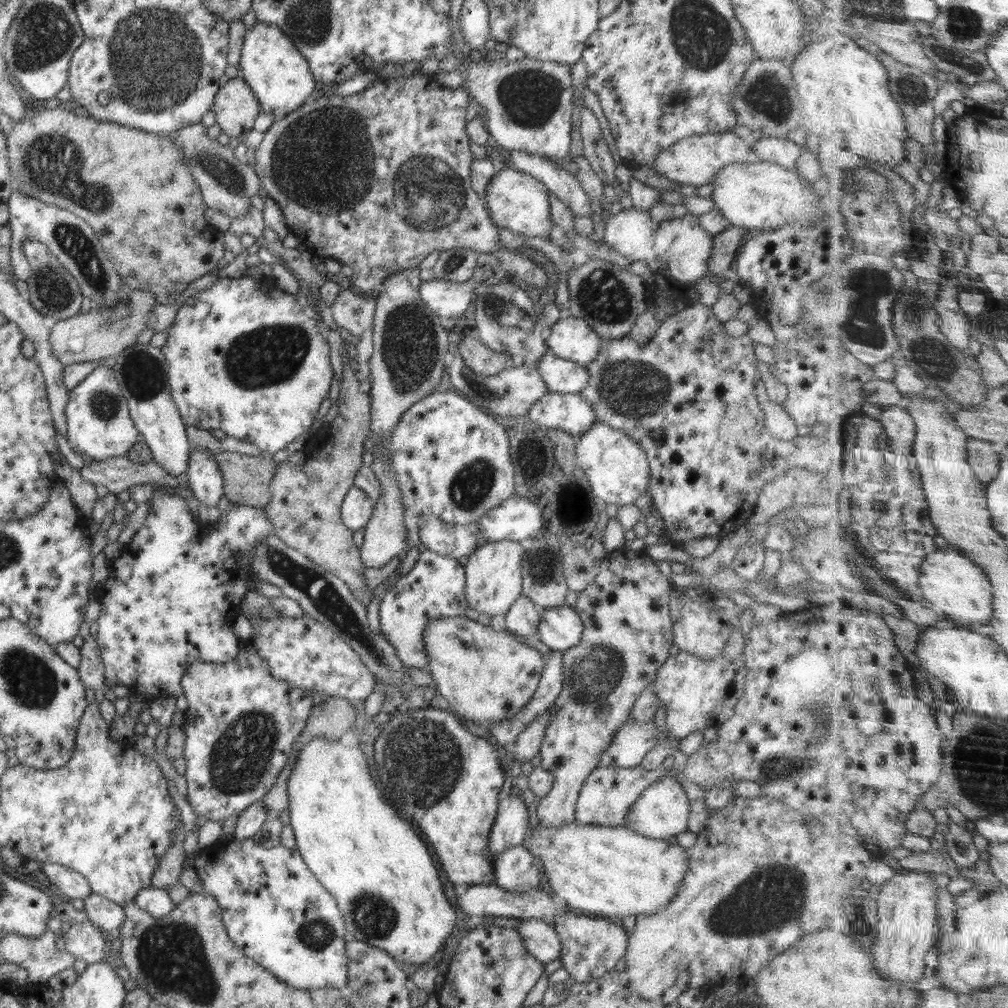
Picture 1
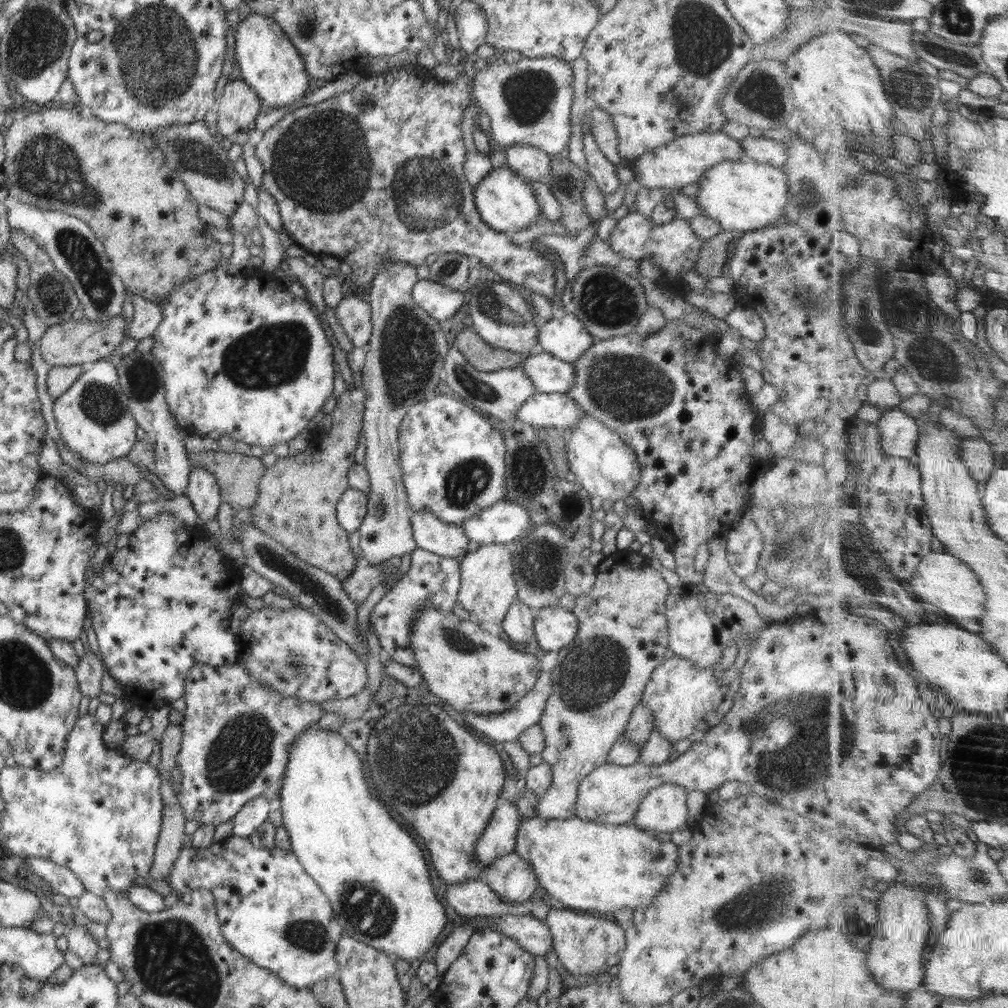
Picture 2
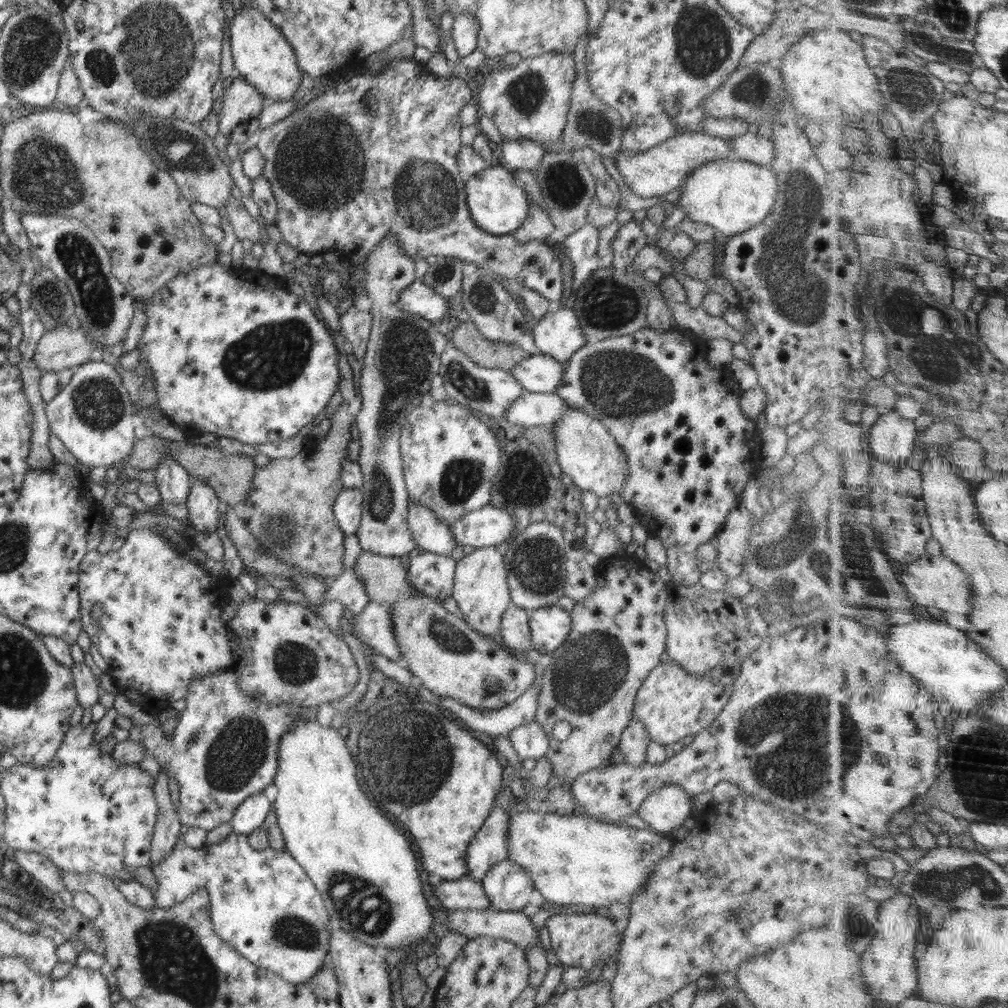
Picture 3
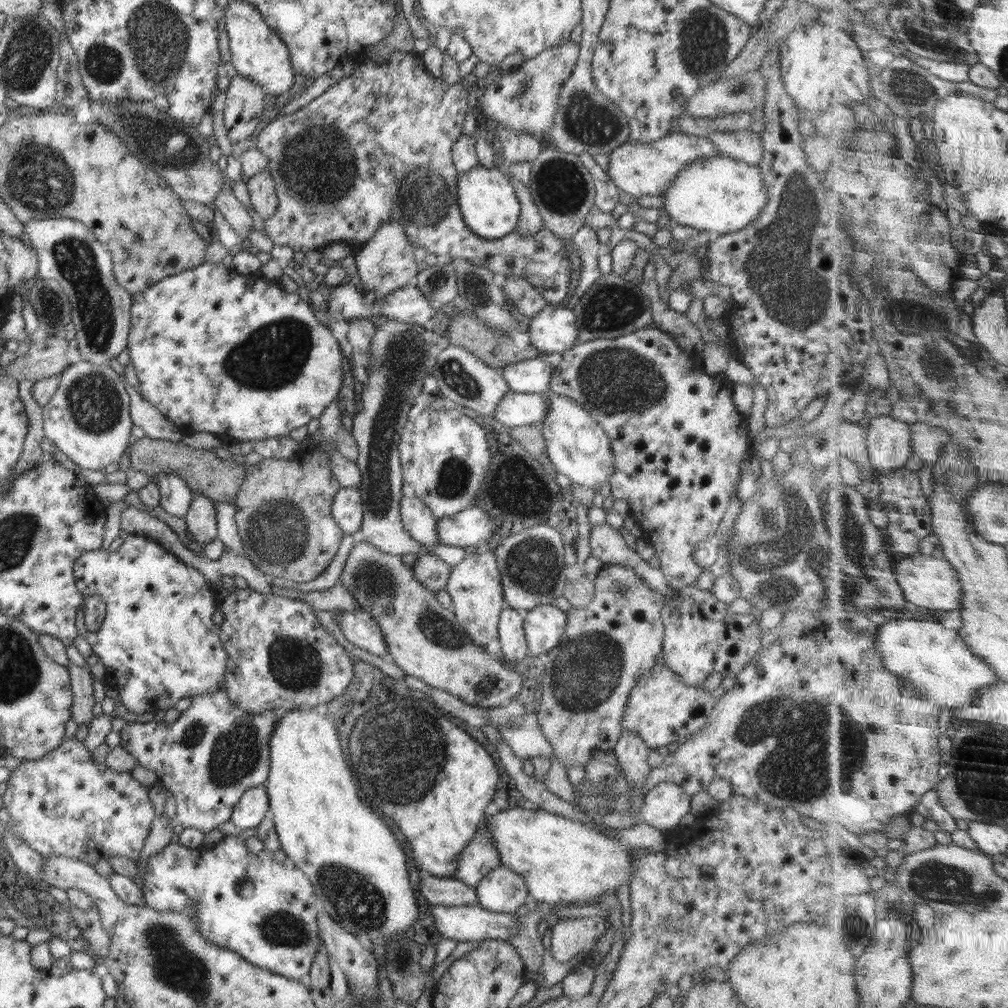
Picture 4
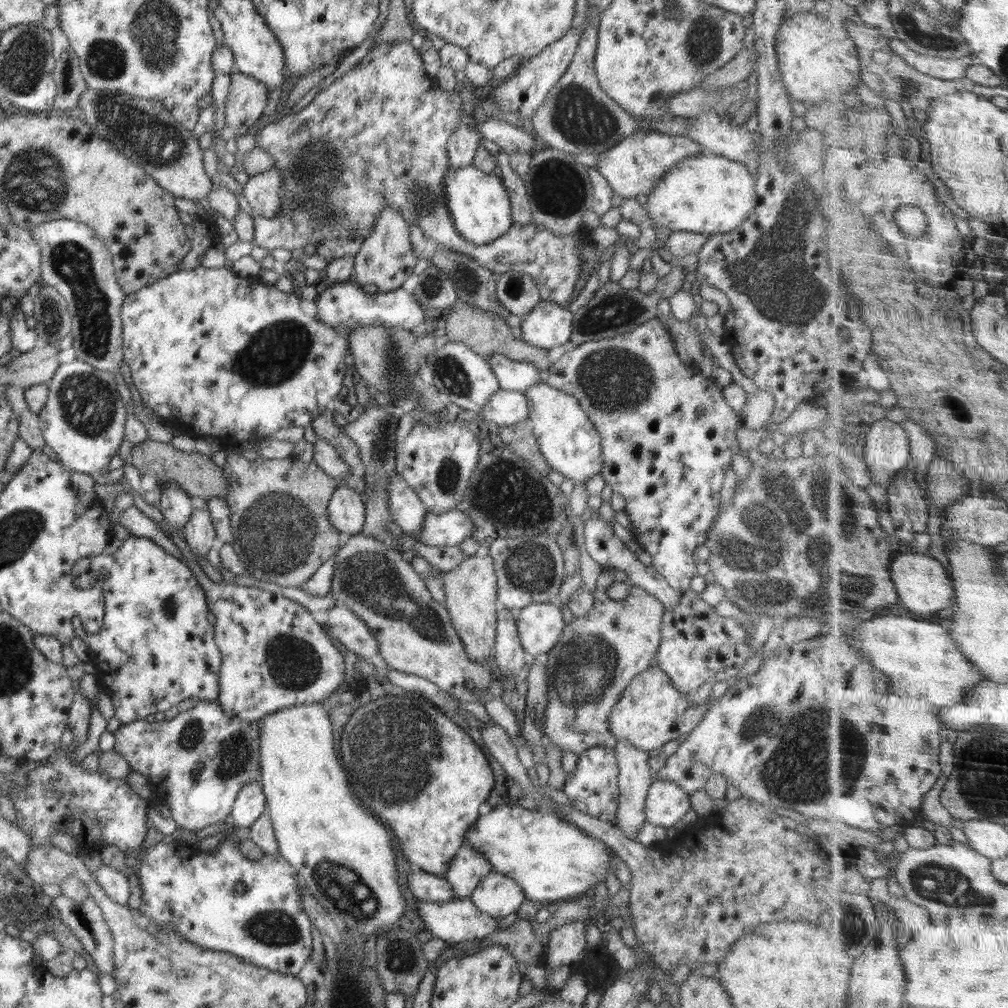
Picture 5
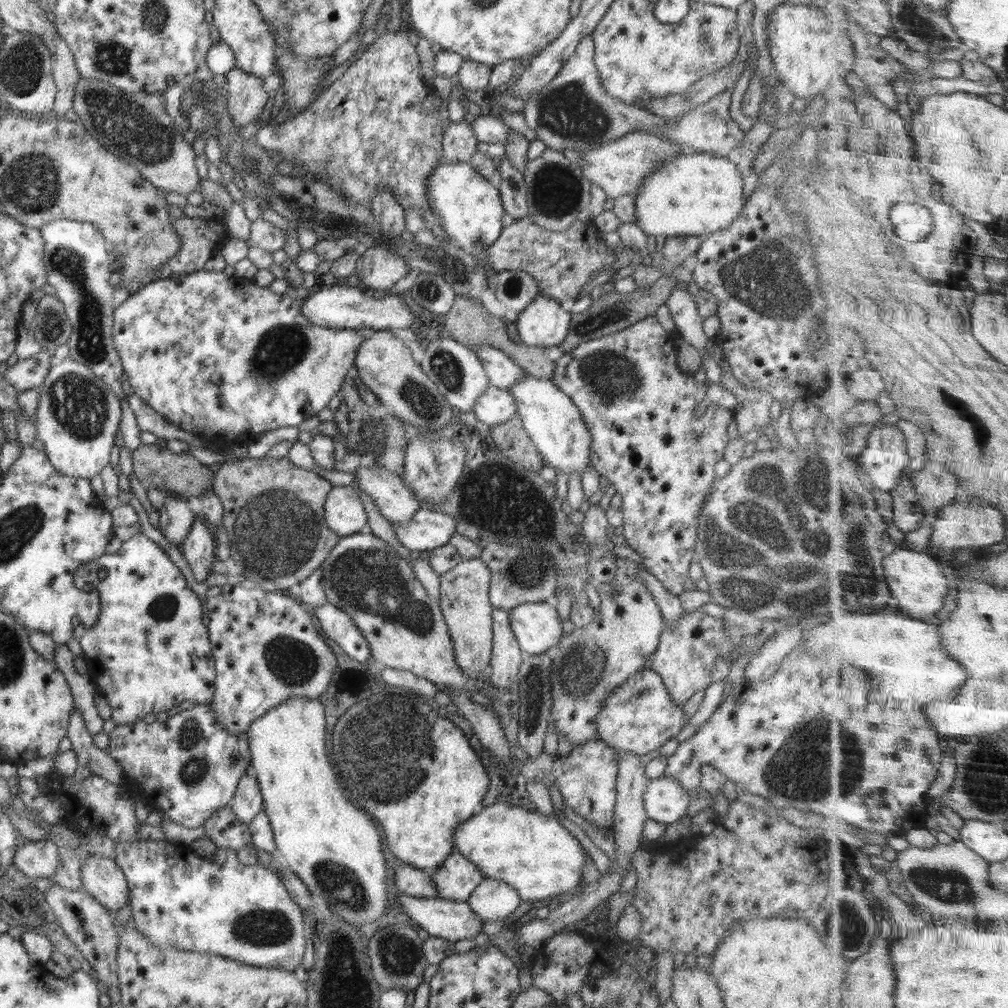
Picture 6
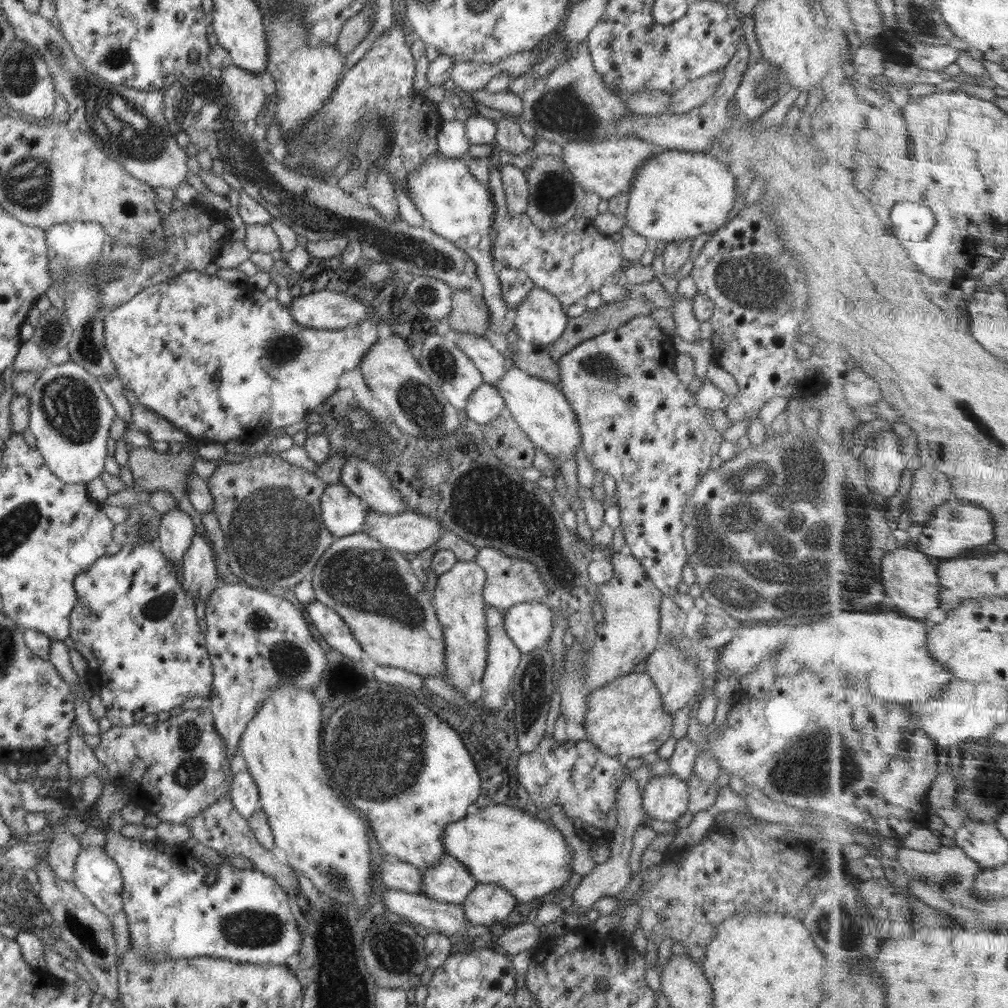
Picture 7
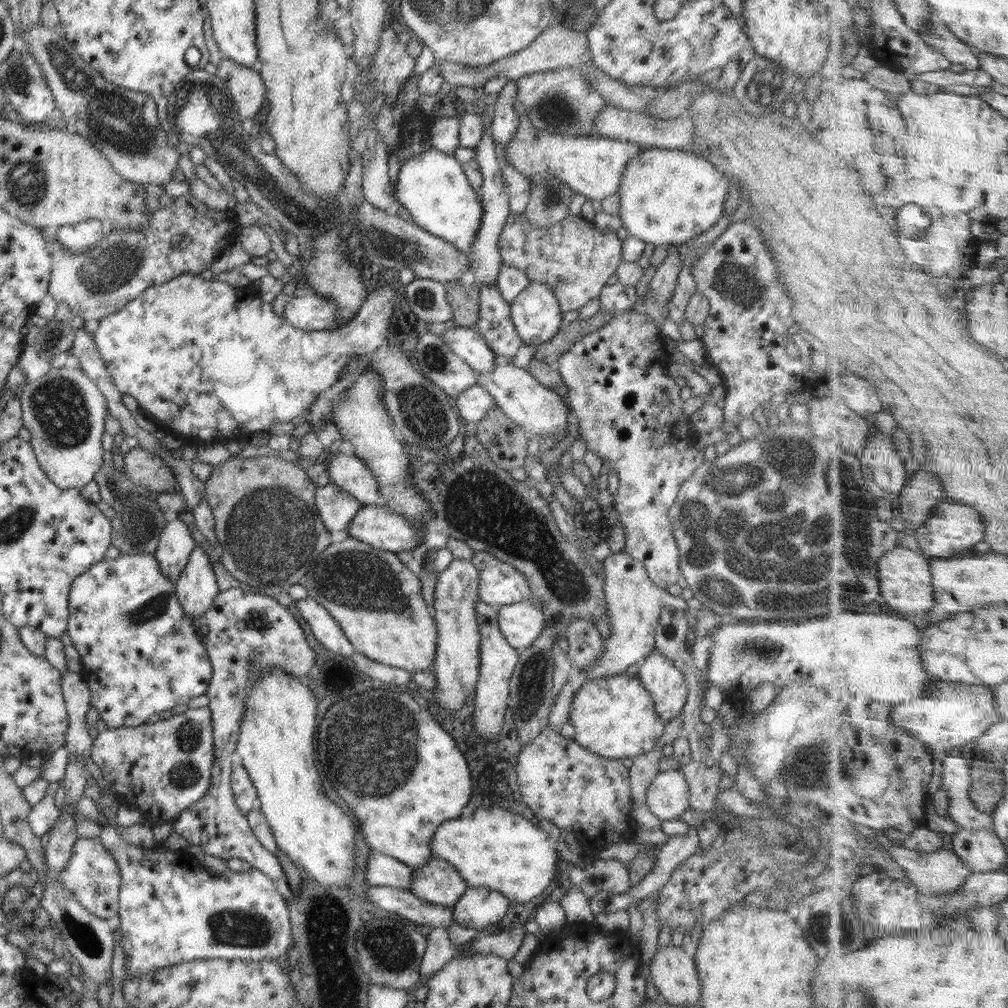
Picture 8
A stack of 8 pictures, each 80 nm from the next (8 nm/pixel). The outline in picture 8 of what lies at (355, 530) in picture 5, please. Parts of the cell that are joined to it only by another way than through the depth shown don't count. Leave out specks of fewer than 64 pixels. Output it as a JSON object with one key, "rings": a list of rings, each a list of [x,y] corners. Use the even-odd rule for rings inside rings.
{"rings":[[[334,483],[326,486],[317,487],[315,492],[315,505],[319,510],[319,515],[324,527],[330,532],[348,530],[352,524],[354,515],[362,506],[361,502],[342,490]]]}

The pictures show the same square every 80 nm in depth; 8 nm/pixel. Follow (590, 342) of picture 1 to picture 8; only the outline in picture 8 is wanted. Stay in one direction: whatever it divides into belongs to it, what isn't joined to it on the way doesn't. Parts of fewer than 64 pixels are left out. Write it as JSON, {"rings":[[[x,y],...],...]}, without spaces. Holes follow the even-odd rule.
{"rings":[[[530,281],[510,305],[518,336],[533,347],[554,337],[563,324],[559,302],[544,283]]]}

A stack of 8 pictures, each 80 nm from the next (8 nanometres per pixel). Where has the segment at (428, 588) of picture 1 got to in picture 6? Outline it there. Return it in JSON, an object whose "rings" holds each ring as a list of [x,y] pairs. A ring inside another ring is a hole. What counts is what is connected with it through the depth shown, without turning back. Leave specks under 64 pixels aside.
{"rings":[[[330,602],[311,608],[312,615],[318,618],[322,632],[336,642],[350,658],[361,663],[371,662],[370,645],[364,635],[341,608]]]}

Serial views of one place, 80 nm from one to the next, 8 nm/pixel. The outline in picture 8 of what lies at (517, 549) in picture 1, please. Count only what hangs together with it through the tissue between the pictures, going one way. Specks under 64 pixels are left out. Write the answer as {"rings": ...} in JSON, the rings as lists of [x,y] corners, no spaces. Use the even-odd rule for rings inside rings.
{"rings":[[[454,559],[443,571],[437,573],[437,583],[434,591],[434,620],[437,628],[436,656],[431,672],[435,678],[435,689],[432,690],[439,708],[465,712],[464,700],[475,690],[480,674],[480,631],[477,628],[476,603],[479,600],[478,581],[479,570],[469,559]]]}

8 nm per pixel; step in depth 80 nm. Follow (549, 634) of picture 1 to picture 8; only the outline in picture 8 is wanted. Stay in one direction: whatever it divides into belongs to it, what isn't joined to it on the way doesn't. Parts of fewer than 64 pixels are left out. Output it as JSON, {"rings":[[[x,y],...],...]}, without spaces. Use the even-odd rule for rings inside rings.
{"rings":[[[533,602],[499,606],[496,611],[500,632],[515,649],[528,648],[548,627],[544,615]]]}

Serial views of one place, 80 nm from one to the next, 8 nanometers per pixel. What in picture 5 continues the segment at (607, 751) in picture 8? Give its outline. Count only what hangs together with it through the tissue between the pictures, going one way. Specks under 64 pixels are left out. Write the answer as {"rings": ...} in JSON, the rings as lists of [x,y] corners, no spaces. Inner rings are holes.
{"rings":[[[650,667],[636,675],[623,690],[619,702],[608,715],[608,728],[617,741],[629,742],[640,750],[661,748],[666,742],[688,734],[701,722],[712,704],[708,698],[703,705],[692,705],[687,696],[671,683],[662,669]]]}

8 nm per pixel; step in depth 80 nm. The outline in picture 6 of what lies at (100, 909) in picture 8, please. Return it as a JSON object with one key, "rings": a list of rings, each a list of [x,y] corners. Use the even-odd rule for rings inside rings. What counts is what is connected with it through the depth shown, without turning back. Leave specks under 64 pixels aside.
{"rings":[[[90,854],[82,864],[80,877],[82,887],[108,909],[109,914],[118,912],[128,903],[128,883],[114,860]]]}

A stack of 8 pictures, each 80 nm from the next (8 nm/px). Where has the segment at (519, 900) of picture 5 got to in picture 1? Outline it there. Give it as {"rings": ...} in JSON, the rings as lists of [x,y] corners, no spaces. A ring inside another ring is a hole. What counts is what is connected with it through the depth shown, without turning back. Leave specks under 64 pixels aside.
{"rings":[[[523,843],[501,852],[493,860],[495,884],[504,891],[524,893],[539,886],[542,866]]]}

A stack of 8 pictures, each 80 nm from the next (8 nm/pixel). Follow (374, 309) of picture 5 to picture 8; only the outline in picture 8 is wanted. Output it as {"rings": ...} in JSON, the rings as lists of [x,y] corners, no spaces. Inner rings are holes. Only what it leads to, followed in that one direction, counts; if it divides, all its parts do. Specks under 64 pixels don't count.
{"rings":[[[312,292],[310,295],[289,298],[283,317],[292,326],[304,331],[325,330],[340,325],[335,302]]]}

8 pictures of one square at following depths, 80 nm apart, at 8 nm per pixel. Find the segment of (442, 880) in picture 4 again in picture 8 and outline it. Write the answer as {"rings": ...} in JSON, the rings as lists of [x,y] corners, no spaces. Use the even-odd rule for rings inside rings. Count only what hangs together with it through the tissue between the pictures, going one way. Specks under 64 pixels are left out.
{"rings":[[[370,851],[364,868],[364,878],[368,885],[387,886],[400,890],[410,890],[414,870],[412,867],[391,856]]]}

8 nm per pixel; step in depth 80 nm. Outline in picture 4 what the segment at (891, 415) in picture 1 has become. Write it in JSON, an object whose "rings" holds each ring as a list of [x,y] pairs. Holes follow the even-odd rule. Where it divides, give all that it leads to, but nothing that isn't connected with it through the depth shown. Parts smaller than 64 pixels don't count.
{"rings":[[[891,414],[876,418],[869,429],[868,444],[878,474],[903,468],[914,456],[912,424],[896,420]]]}

